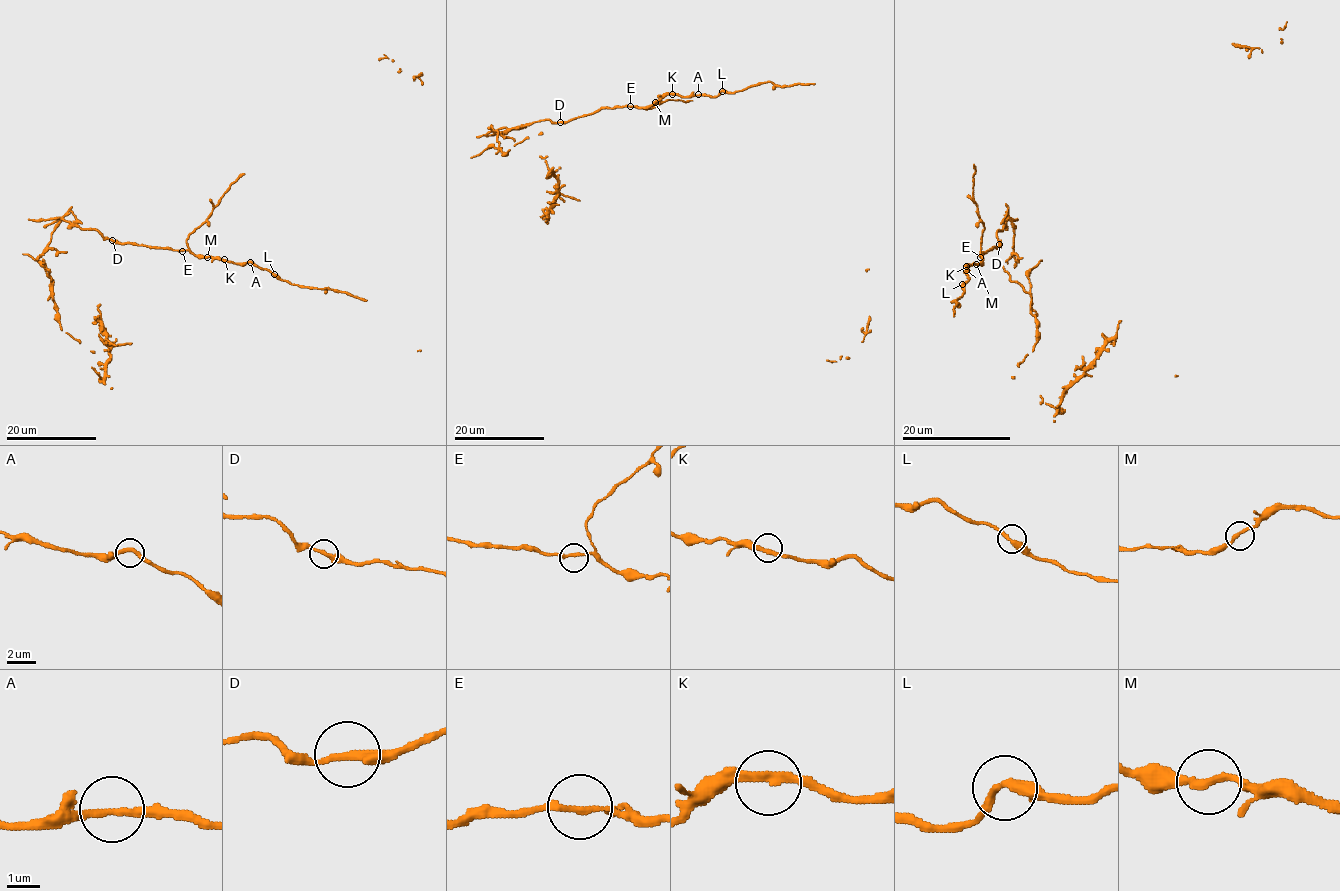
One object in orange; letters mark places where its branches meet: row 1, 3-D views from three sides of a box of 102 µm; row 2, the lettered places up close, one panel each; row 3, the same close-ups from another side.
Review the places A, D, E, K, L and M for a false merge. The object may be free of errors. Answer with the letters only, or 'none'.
D

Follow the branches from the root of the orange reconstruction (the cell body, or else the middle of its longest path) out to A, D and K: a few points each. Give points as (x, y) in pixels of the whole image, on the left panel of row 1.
A: (182, 250), (233, 262), (250, 262)
D: (182, 250), (112, 240)
K: (182, 250), (224, 259)

